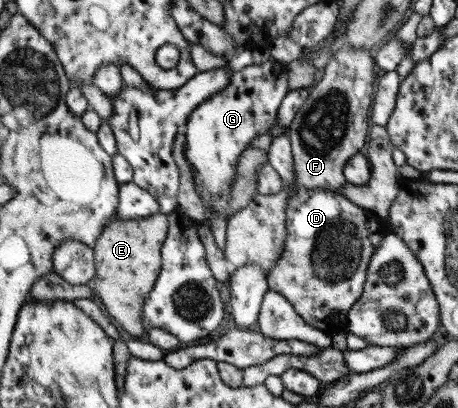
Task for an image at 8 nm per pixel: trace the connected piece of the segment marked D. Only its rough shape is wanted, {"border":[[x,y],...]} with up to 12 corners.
{"border":[[292,145],[267,156],[290,189],[268,289],[336,336],[386,219],[295,182]]}

